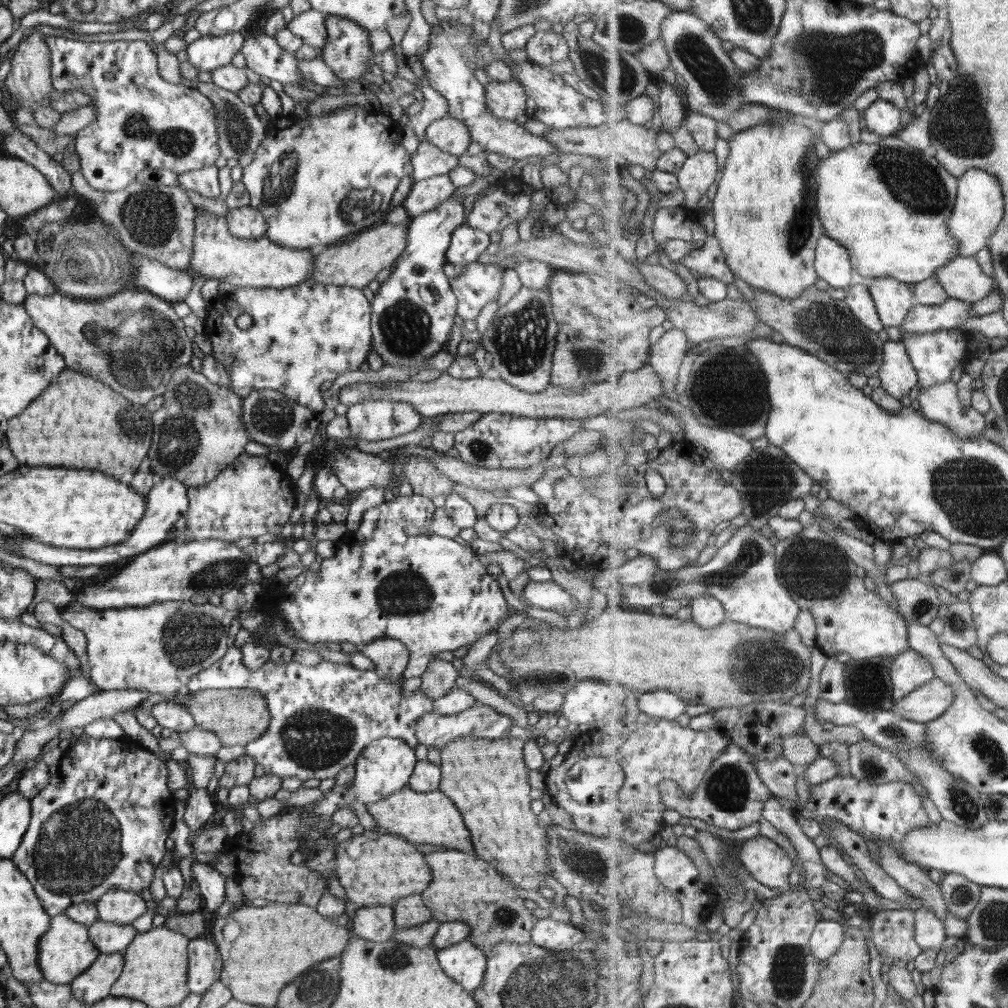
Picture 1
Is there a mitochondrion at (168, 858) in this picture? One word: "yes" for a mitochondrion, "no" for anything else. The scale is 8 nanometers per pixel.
no

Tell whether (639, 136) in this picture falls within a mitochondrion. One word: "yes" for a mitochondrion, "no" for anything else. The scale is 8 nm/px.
no

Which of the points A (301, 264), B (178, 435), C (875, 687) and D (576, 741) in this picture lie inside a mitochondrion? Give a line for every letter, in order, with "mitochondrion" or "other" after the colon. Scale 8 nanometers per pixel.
A: other
B: mitochondrion
C: other
D: other

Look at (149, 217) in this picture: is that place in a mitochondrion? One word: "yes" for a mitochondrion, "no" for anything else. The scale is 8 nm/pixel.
yes

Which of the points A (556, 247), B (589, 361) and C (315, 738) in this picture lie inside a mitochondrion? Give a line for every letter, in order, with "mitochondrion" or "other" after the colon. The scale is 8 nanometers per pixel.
A: other
B: mitochondrion
C: mitochondrion

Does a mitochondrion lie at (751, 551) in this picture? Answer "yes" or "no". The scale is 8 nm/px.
yes

